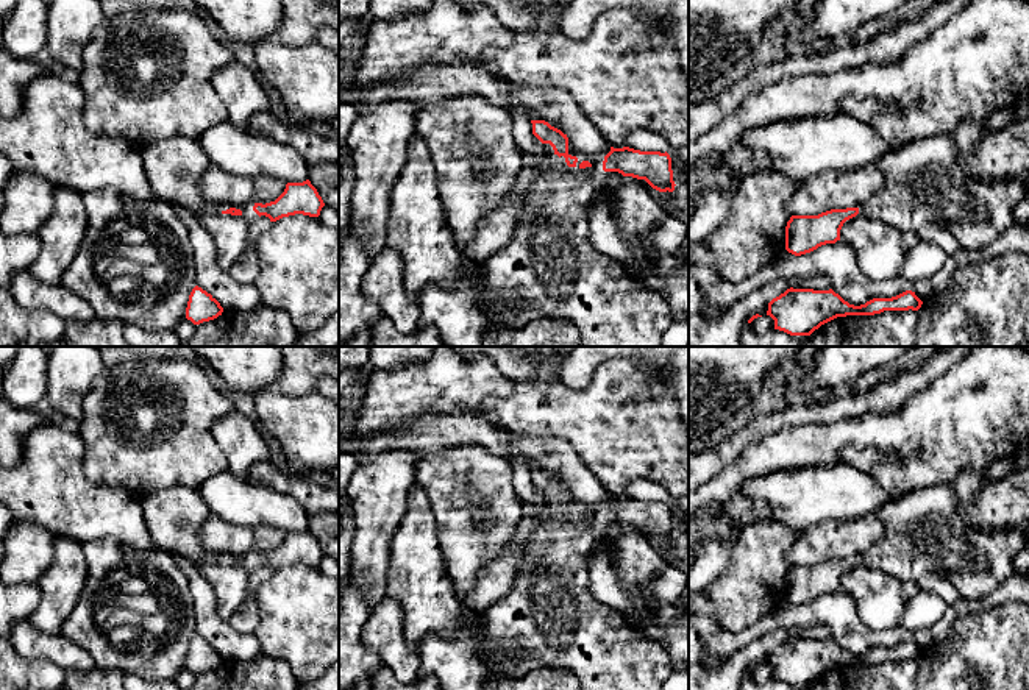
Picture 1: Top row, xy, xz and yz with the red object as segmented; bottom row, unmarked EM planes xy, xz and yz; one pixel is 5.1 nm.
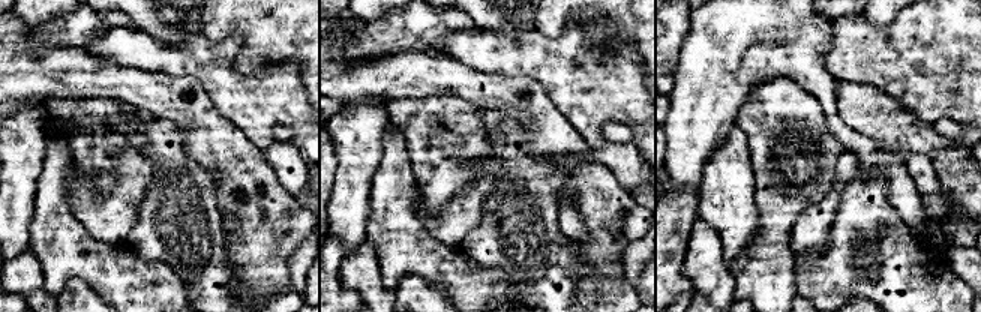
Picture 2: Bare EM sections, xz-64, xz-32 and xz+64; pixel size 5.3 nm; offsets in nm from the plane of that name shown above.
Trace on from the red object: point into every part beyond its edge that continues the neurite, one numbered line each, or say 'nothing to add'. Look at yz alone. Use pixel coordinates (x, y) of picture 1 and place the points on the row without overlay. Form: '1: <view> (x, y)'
1: yz (923, 533)

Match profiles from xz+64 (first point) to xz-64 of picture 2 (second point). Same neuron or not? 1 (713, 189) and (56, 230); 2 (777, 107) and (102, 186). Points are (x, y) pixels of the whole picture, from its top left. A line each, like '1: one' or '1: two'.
1: one
2: one

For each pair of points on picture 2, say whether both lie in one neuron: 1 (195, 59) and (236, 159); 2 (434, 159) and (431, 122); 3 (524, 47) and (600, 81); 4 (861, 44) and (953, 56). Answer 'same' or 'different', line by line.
1: different
2: same
3: same
4: same

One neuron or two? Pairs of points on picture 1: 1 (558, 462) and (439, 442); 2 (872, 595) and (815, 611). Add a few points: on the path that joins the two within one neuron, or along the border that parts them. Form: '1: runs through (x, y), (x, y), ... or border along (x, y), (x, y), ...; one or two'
1: runs through (528, 450), (498, 444), (486, 434), (469, 434); one
2: border along (840, 587), (854, 600), (859, 617), (876, 631); two

